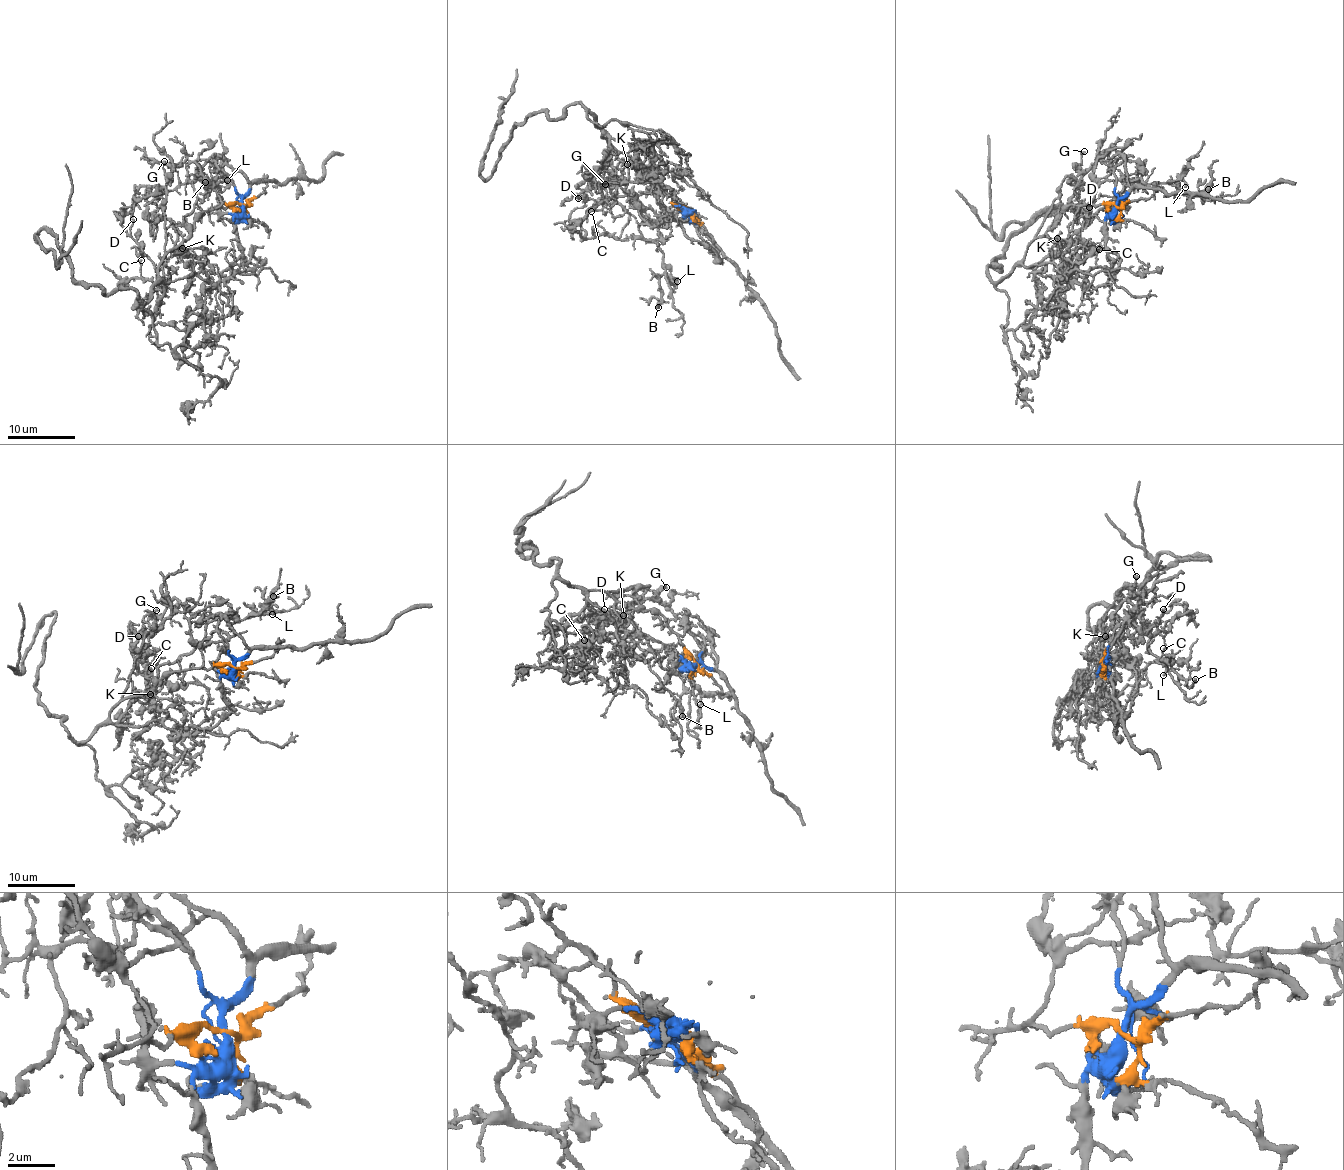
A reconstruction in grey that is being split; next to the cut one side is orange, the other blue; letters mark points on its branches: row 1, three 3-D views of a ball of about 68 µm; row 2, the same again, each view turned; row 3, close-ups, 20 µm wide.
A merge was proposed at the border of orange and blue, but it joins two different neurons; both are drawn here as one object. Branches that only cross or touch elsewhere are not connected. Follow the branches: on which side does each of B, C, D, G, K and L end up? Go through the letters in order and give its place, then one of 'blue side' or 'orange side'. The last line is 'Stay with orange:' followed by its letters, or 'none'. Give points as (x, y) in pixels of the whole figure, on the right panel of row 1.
B: (1208, 189) | orange side
C: (1099, 249) | orange side
D: (1089, 207) | orange side
G: (1084, 151) | orange side
K: (1057, 238) | orange side
L: (1185, 187) | orange side
Stay with orange: B, C, D, G, K, L

